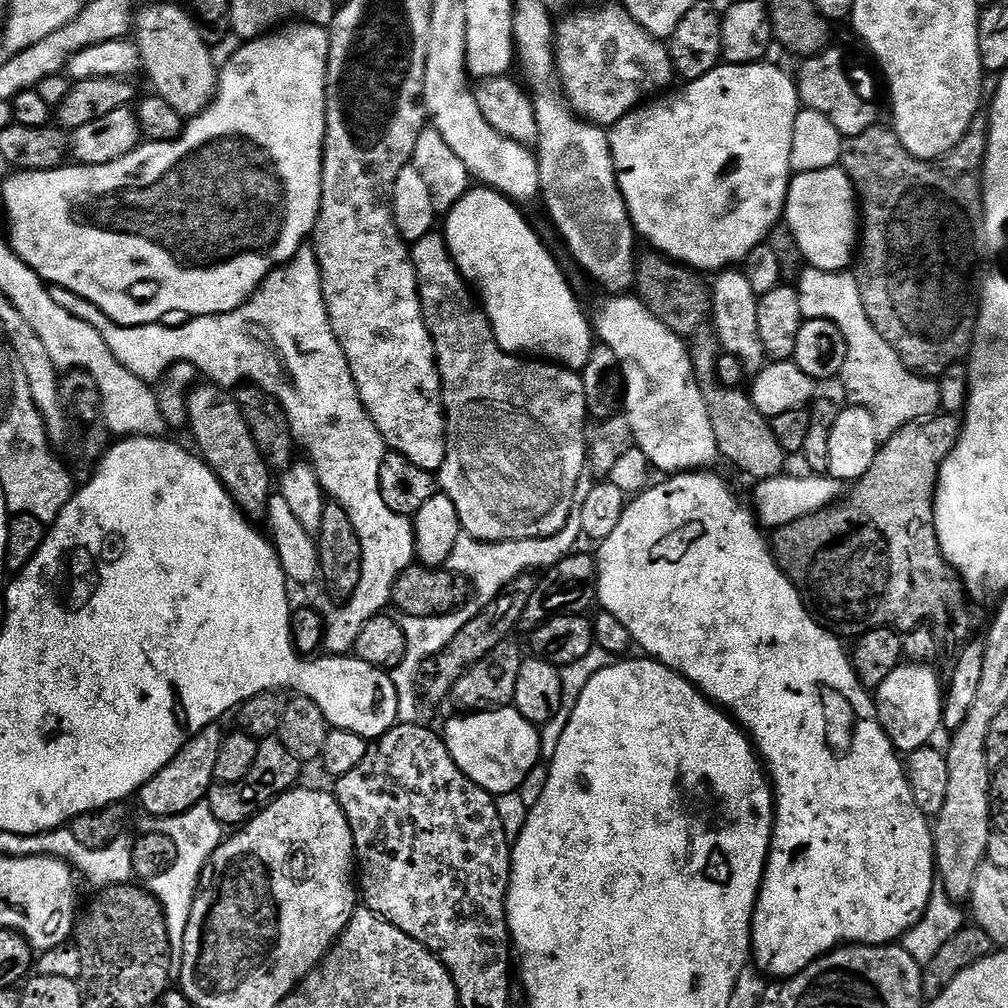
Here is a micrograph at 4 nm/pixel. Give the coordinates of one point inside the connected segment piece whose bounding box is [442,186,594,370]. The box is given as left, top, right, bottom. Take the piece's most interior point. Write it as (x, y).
(531, 308)

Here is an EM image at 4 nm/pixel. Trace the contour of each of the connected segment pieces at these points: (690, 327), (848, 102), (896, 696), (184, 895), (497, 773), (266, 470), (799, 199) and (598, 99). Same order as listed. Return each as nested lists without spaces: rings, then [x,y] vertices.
[[[641,251],[636,258],[635,295],[674,334],[681,338],[692,338],[709,323],[712,314],[712,294],[701,273],[677,264],[662,252]]]
[[[835,46],[820,52],[817,56],[807,57],[803,61],[800,73],[795,73],[796,93],[804,108],[814,110],[818,114],[826,114],[830,122],[834,122],[834,130],[847,138],[857,136],[870,130],[877,123],[876,108],[868,100],[860,97],[858,89],[852,85],[848,72],[844,69],[844,56]]]
[[[901,662],[899,666],[886,677],[882,686],[874,689],[876,717],[897,752],[907,754],[927,748],[933,743],[932,735],[941,731],[944,714],[944,696],[942,695],[942,680],[936,677],[935,667],[927,664]]]
[[[206,802],[199,803],[182,815],[171,817],[144,816],[140,822],[139,831],[142,834],[160,833],[166,835],[175,844],[176,856],[174,866],[160,874],[156,879],[146,882],[148,891],[163,906],[164,916],[167,922],[168,941],[171,950],[168,957],[171,960],[169,979],[179,981],[182,970],[182,958],[184,957],[185,934],[189,926],[190,911],[193,910],[193,902],[202,884],[202,872],[209,865],[213,853],[217,851],[224,840],[224,826],[218,822]]]
[[[514,706],[492,708],[488,712],[470,712],[467,714],[456,714],[456,717],[442,728],[444,744],[450,750],[450,758],[482,790],[491,792],[493,797],[501,796],[507,792],[515,792],[520,783],[534,770],[542,760],[540,752],[541,729],[531,724]]]
[[[200,382],[188,393],[186,403],[188,406],[187,427],[192,428],[192,436],[196,439],[194,448],[200,459],[210,466],[210,470],[220,479],[222,486],[247,520],[267,521],[268,500],[274,495],[274,472],[262,458],[262,454],[250,434],[250,426],[246,426],[246,418],[242,418],[242,410],[238,410],[235,395],[229,394],[219,384]]]
[[[843,167],[793,175],[788,186],[786,227],[794,234],[801,257],[811,267],[827,272],[842,272],[853,263],[854,249],[858,244],[858,197],[856,189],[852,187],[852,179],[846,175]]]
[[[623,3],[567,16],[554,28],[556,75],[564,99],[581,120],[597,126],[617,124],[627,112],[663,93],[674,80],[669,45],[650,35]]]

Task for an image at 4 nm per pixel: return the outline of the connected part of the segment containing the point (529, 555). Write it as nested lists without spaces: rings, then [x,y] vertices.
[[[573,510],[566,526],[558,530],[550,538],[534,538],[533,540],[507,540],[501,544],[486,544],[475,540],[474,537],[462,534],[454,546],[447,562],[447,569],[461,576],[468,577],[474,596],[480,599],[479,603],[490,603],[508,585],[518,577],[535,573],[535,568],[547,570],[555,566],[564,556],[571,556],[576,544],[582,540],[582,514],[579,510]]]

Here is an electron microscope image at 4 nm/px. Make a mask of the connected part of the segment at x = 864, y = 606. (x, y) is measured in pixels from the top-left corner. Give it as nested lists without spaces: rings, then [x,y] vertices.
[[[937,414],[929,416],[926,420],[915,420],[906,426],[902,426],[889,440],[883,441],[877,447],[874,462],[870,462],[870,470],[866,470],[866,474],[862,474],[862,478],[851,485],[846,498],[841,499],[839,503],[832,504],[828,508],[823,508],[820,512],[815,512],[804,518],[798,518],[786,526],[775,529],[771,533],[770,547],[773,556],[776,558],[777,566],[787,574],[789,582],[800,591],[800,596],[804,599],[804,605],[808,607],[808,611],[817,620],[821,621],[825,628],[835,630],[837,633],[845,632],[849,638],[852,638],[859,633],[869,632],[871,628],[881,626],[895,626],[901,633],[905,633],[919,629],[921,626],[932,624],[928,625],[932,635],[940,641],[945,649],[956,648],[955,650],[963,649],[973,639],[972,608],[968,605],[970,596],[964,587],[963,580],[960,579],[959,572],[955,572],[948,565],[946,558],[942,554],[940,543],[936,537],[936,523],[934,522],[936,483],[940,477],[940,465],[946,462],[946,458],[954,450],[956,439],[960,436],[961,427],[961,417],[956,414]]]

